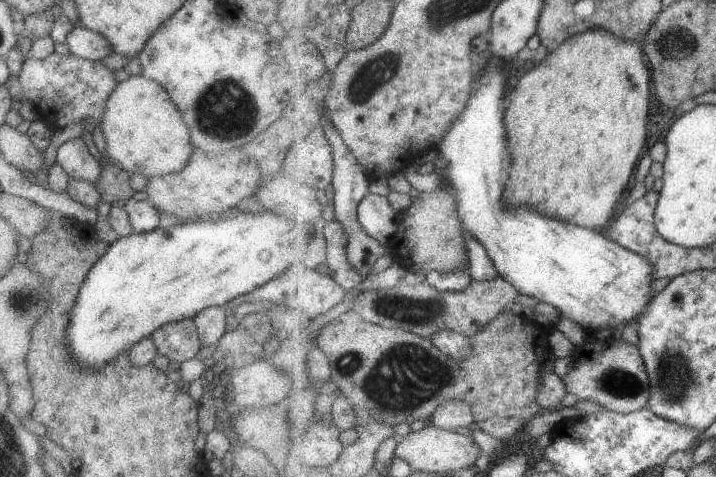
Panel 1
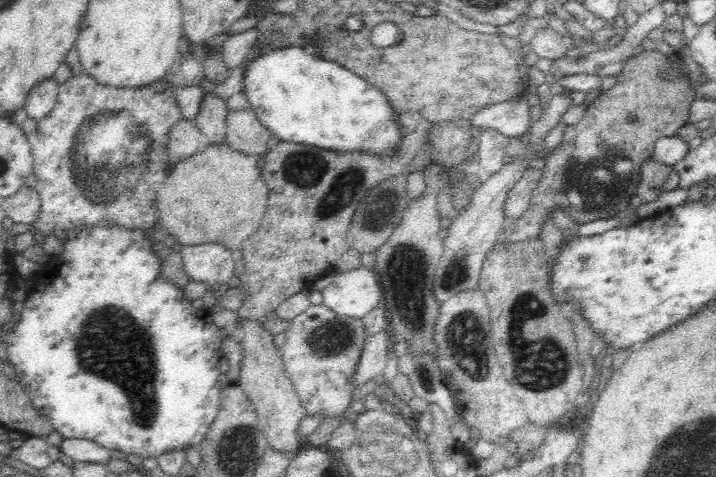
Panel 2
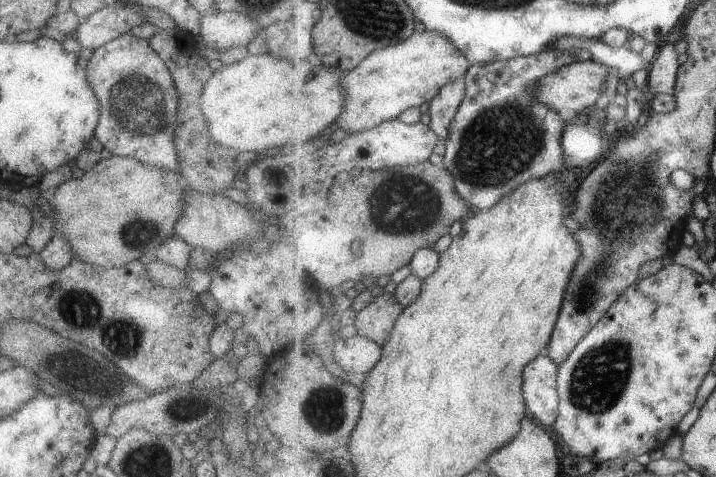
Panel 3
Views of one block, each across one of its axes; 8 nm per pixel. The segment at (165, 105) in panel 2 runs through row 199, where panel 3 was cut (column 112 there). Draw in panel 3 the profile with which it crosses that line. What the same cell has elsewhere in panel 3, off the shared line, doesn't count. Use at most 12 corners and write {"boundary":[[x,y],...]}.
{"boundary":[[148,39],[100,46],[86,78],[113,156],[179,172],[178,90]]}

